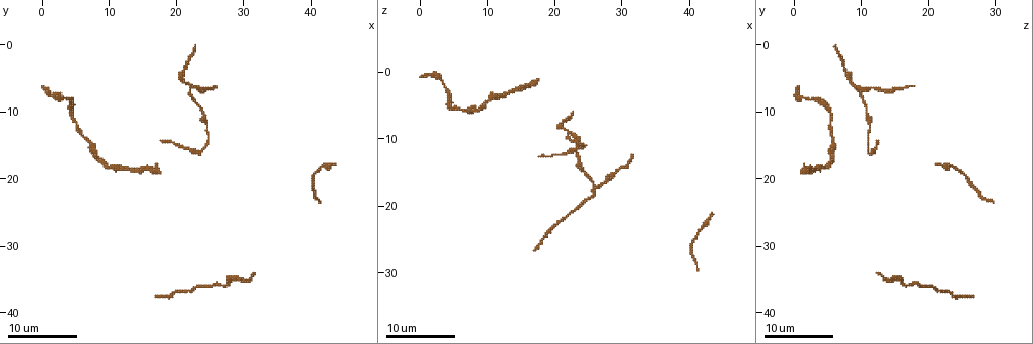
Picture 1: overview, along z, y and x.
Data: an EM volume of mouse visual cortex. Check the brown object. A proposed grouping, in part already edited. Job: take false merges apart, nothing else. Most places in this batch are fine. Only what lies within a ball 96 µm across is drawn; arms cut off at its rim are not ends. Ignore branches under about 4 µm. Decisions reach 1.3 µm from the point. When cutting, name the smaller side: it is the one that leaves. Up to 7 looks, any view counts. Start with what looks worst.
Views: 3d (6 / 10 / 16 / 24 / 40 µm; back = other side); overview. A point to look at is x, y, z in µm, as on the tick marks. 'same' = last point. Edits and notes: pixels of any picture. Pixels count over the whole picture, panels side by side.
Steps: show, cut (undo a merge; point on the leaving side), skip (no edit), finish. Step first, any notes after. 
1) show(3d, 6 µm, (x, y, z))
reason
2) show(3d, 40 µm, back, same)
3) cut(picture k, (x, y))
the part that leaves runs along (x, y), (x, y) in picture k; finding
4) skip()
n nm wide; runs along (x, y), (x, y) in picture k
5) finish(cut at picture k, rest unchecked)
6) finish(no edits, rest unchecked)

show(3d, 16 µm, (22.5, 6.0, 9.5))
arms part here

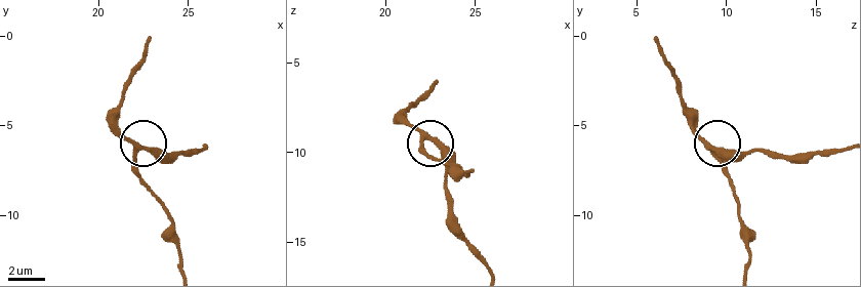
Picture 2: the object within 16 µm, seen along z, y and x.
show(3d, 10 µm, (22.3, 6.3, 9.2))

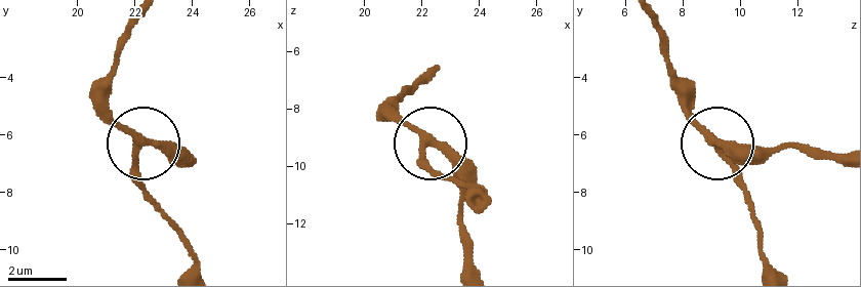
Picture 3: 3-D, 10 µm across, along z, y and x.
skip()
runs along (767, 263), (762, 227), (735, 168), (683, 105) in picture 3; continuous, no second neuron

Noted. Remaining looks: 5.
show(3d, 24 µm, (28.5, 35.0, 16.0))

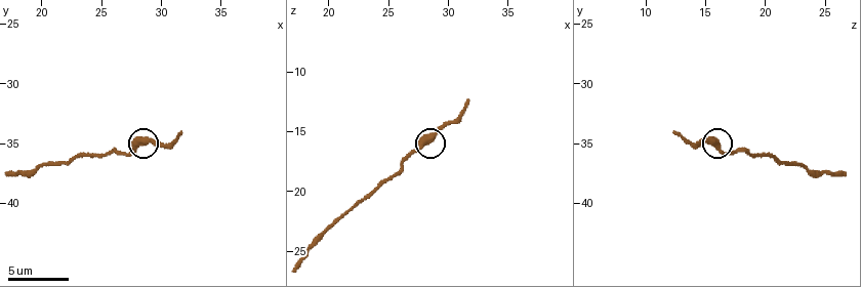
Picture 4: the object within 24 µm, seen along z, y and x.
show(3d, 10 µm, (28.4, 35.0, 16.0))

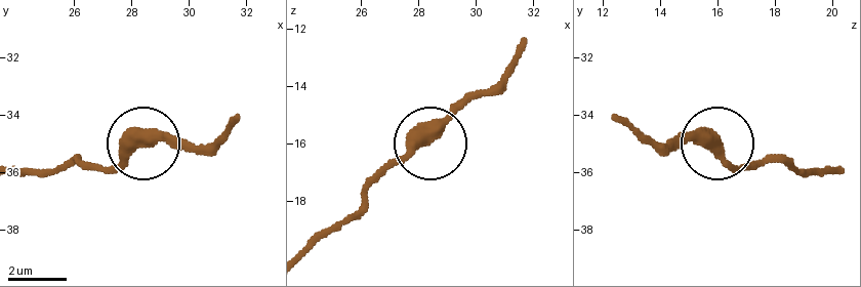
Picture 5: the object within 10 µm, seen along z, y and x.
skip()
one neuron here

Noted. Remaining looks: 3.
show(3d, 24 µm, (24.5, 12.5, 11.0))

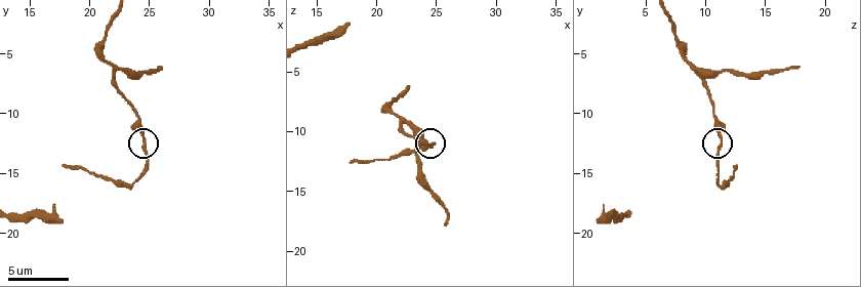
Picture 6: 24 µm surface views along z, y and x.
show(3d, 10 µm, (24.4, 12.6, 11.4))

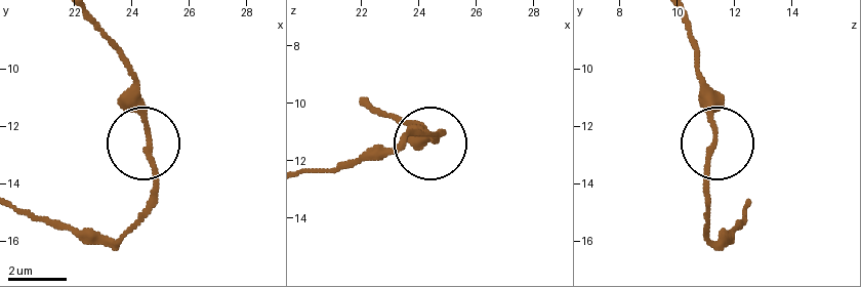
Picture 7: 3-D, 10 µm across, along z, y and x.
skip()
side arm 48 µm; runs along (713, 144), (706, 212) in picture 7; one neuron here

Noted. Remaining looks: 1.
finish(no edits, rest unchecked)

